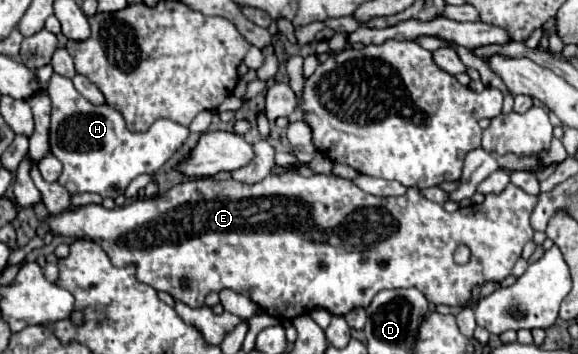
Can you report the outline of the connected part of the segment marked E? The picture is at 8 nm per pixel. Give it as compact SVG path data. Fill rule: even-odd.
M287 172L269 174L251 186L233 178L221 182L213 178L189 180L161 196L137 200L121 208L109 210L103 204L89 204L67 210L67 214L49 214L45 222L55 236L97 242L117 268L133 264L139 282L149 284L157 292L169 292L175 300L189 306L203 306L209 292L231 288L249 296L263 312L281 320L293 320L311 308L325 308L331 314L345 316L357 306L367 308L383 288L415 286L433 304L463 306L475 286L499 282L511 274L525 242L533 238L529 218L535 204L537 196L509 184L499 194L487 194L483 204L449 214L441 204L423 198L417 188L409 188L403 196L377 198L339 176L315 174L305 178ZM461 244L471 250L471 260L465 266L453 262L453 252ZM181 278L189 280L189 290L181 290Z

